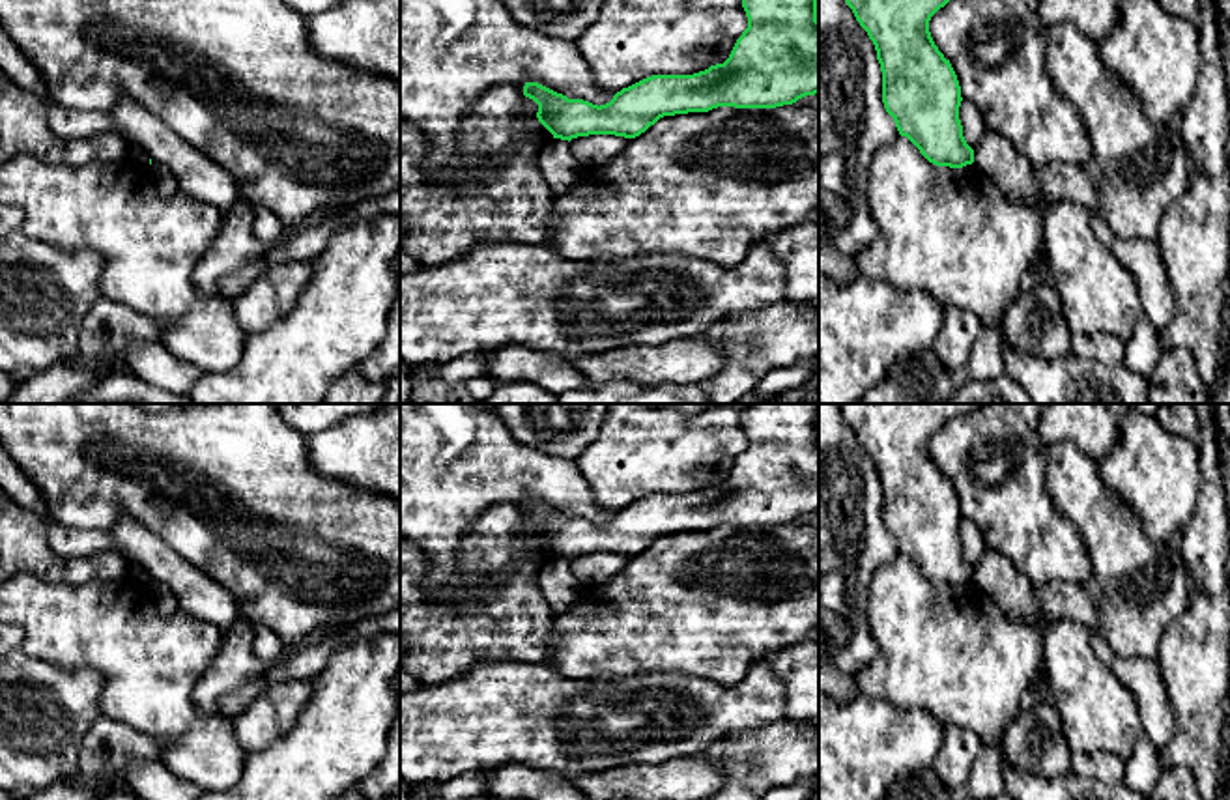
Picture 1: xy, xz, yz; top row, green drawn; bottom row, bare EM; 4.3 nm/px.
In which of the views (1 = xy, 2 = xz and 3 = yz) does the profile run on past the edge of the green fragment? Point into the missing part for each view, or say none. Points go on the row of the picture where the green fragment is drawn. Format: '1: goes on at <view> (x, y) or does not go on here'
1: does not go on here
2: does not go on here
3: does not go on here

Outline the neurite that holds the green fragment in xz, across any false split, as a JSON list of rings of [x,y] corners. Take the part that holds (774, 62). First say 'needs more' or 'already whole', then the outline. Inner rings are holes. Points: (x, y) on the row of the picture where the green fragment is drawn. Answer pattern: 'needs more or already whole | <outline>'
already whole | [[[742,0],[748,28],[723,64],[694,75],[652,75],[622,88],[606,105],[568,99],[538,82],[525,82],[523,95],[538,105],[538,121],[553,138],[589,135],[636,138],[664,116],[708,112],[718,107],[776,108],[819,93],[817,0]]]

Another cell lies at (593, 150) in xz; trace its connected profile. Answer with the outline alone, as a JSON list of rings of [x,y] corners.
[[[589,135],[570,140],[570,150],[581,166],[600,166],[619,155],[630,138],[615,135]]]

